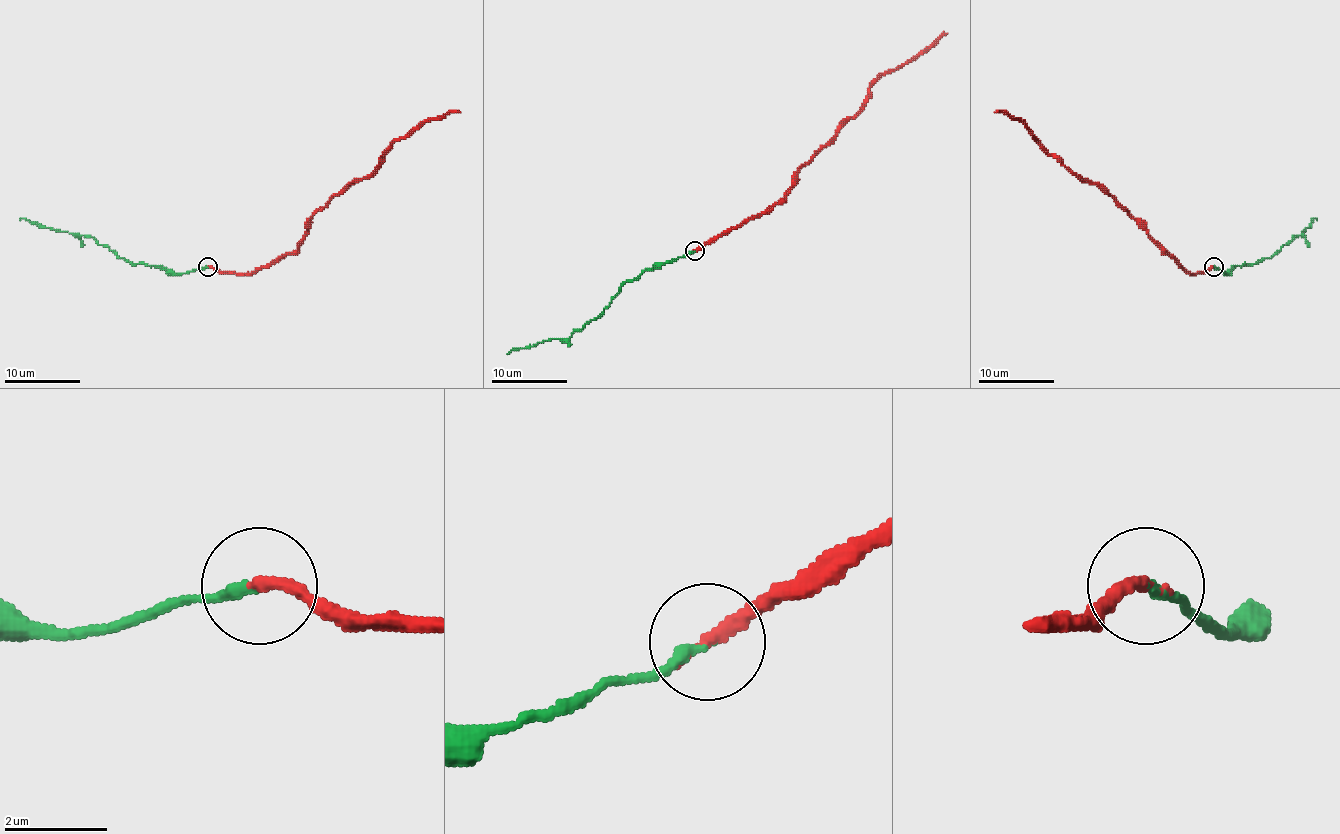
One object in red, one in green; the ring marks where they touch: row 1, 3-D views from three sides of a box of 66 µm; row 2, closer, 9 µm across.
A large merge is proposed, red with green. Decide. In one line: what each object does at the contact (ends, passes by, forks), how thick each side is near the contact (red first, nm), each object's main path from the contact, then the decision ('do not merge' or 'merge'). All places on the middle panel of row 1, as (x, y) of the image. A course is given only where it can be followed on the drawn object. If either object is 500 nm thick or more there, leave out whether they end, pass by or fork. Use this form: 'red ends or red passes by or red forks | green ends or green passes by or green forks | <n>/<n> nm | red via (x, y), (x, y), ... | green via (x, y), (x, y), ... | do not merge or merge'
red ends | green ends | 280/190 nm | red via (695, 251), (780, 204), (793, 183), (793, 175), (852, 117), (869, 88), (883, 75), (919, 56), (947, 33) | green via (695, 251), (657, 263), (628, 280), (594, 320), (568, 339), (549, 339), (507, 354) | do not merge

